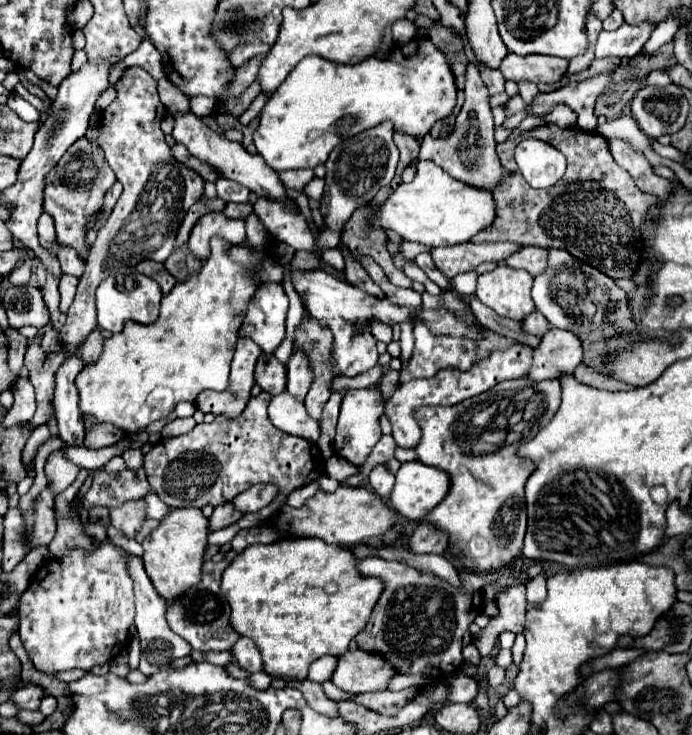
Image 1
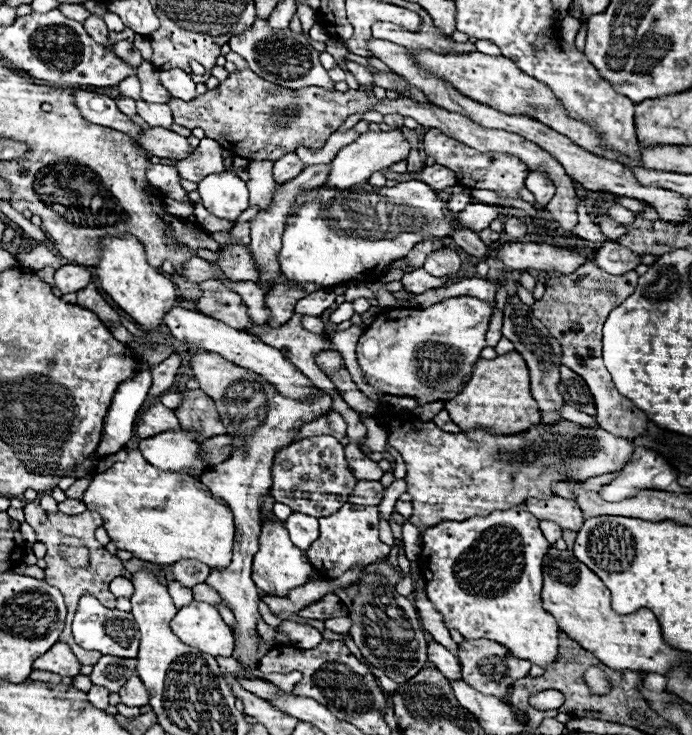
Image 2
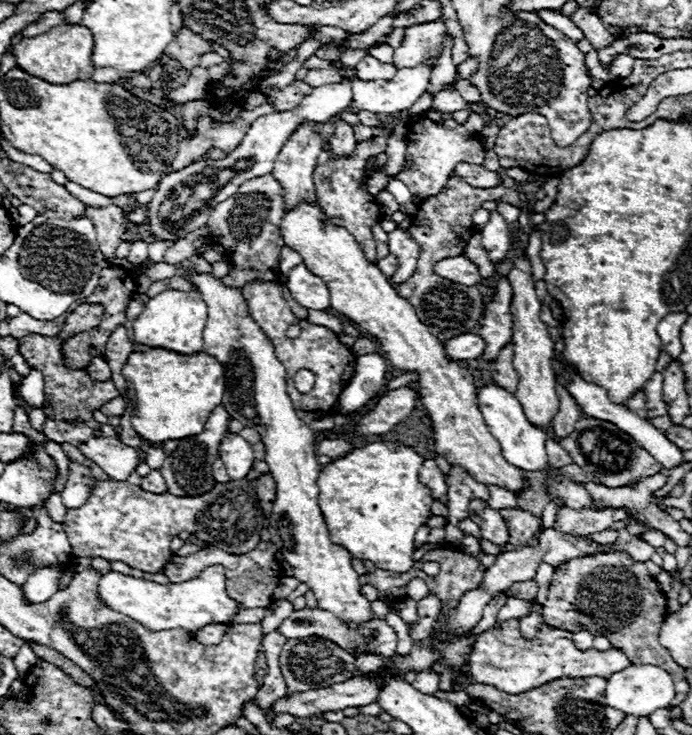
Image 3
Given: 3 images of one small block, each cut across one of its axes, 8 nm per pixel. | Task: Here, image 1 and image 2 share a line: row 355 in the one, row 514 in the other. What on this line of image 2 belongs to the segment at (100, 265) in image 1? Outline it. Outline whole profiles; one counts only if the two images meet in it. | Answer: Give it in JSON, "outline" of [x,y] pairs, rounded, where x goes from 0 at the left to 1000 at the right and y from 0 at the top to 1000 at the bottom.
{"outline":[[[98,678],[98,680],[87,683],[87,686],[84,686],[84,691],[87,691],[87,697],[90,697],[90,699],[95,699],[95,702],[110,702],[110,699],[124,697],[121,683],[116,683],[116,680],[104,680],[104,678]]]}

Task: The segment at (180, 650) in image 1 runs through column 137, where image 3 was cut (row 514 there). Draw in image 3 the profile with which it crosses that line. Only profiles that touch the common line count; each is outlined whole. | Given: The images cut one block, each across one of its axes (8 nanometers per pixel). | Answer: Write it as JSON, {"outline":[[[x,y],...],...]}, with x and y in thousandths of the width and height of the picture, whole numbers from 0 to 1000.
{"outline":[[[812,691],[803,699],[803,710],[798,718],[806,724],[821,724],[827,729],[844,729],[855,724],[870,724],[893,707],[905,707],[910,699],[902,691],[890,691],[884,697],[858,697],[858,694],[824,694]]]}

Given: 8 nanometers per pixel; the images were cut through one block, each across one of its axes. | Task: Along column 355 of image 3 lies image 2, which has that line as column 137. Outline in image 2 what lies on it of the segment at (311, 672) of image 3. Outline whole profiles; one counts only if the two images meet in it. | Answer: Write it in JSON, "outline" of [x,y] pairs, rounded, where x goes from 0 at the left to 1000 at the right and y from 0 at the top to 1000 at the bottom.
{"outline":[[[147,893],[130,917],[139,933],[150,933],[159,941],[171,941],[176,931],[182,931],[191,920],[197,920],[199,895],[171,895],[171,893]]]}

